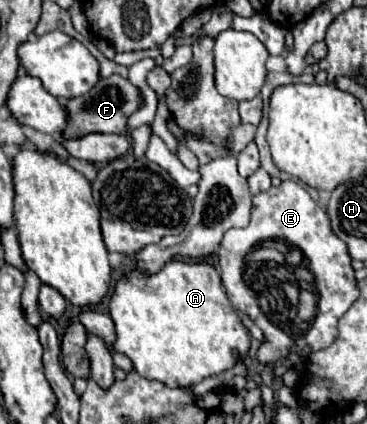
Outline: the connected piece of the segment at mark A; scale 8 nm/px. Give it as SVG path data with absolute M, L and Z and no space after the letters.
M167 262L157 274L143 276L141 272L133 270L117 282L115 294L111 296L111 318L115 322L115 350L123 352L131 358L135 372L147 380L163 382L169 388L181 388L197 384L209 376L217 376L237 362L241 362L249 354L251 334L241 322L241 316L227 300L227 294L221 286L221 276L215 266L199 262L199 264L185 264L185 262Z

